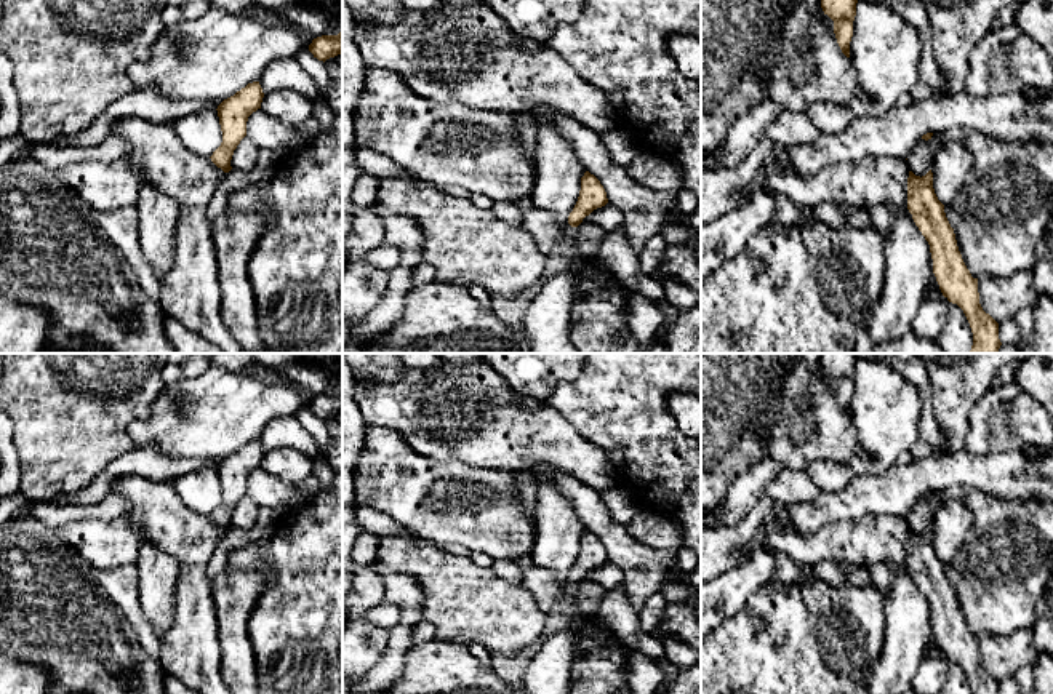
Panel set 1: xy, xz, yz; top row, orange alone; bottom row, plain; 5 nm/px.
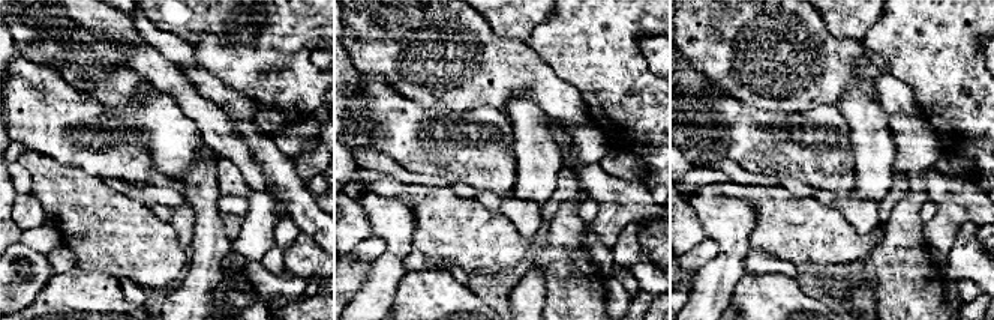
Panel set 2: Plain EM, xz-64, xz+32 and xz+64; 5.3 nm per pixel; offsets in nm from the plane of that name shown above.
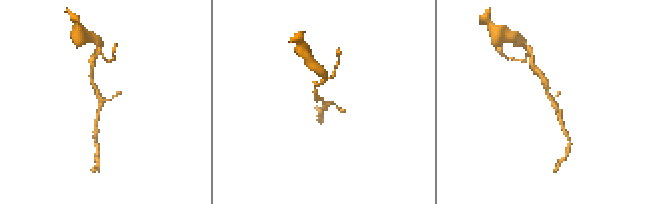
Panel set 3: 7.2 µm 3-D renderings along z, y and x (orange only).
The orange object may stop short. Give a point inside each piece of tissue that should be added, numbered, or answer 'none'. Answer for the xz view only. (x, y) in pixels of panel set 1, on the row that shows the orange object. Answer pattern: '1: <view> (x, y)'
none

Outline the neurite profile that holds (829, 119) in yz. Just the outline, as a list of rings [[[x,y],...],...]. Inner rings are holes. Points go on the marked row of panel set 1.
[[[815,102],[805,110],[811,123],[824,134],[842,133],[848,125],[853,123],[855,117],[842,109],[840,106]]]

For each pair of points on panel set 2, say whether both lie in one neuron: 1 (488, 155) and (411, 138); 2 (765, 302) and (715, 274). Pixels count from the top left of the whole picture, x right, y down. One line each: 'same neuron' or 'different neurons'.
1: same neuron
2: different neurons

